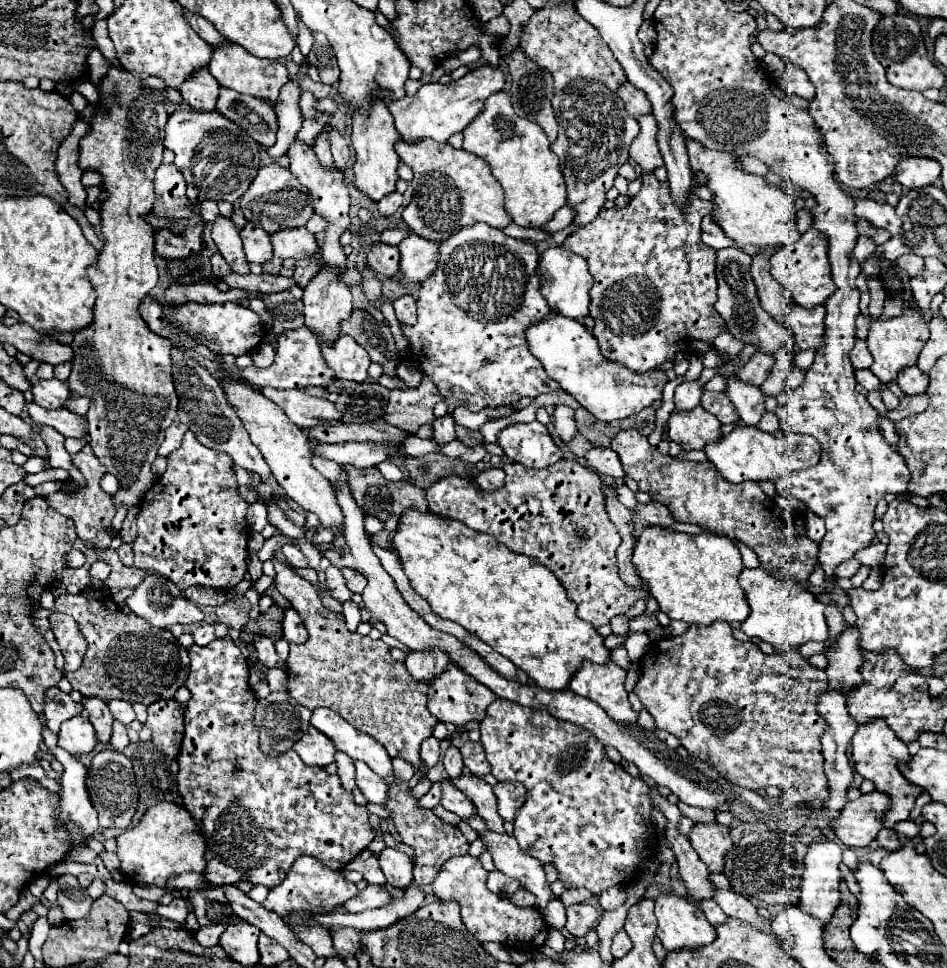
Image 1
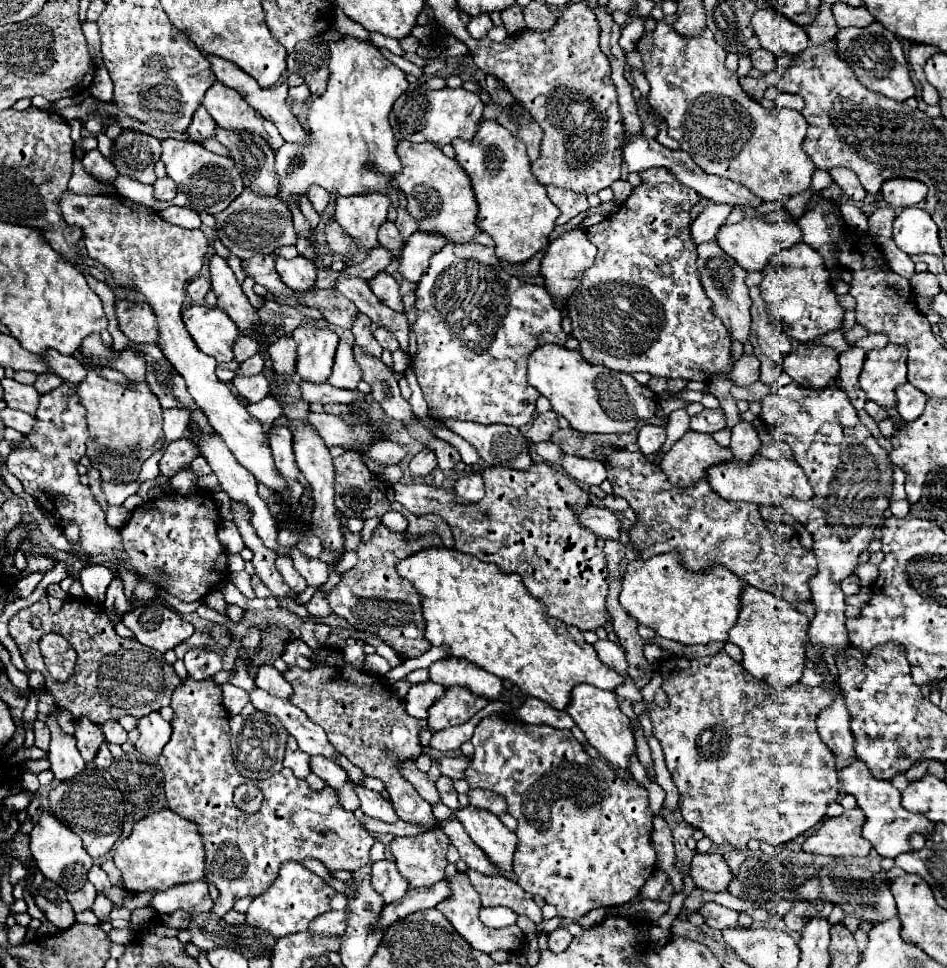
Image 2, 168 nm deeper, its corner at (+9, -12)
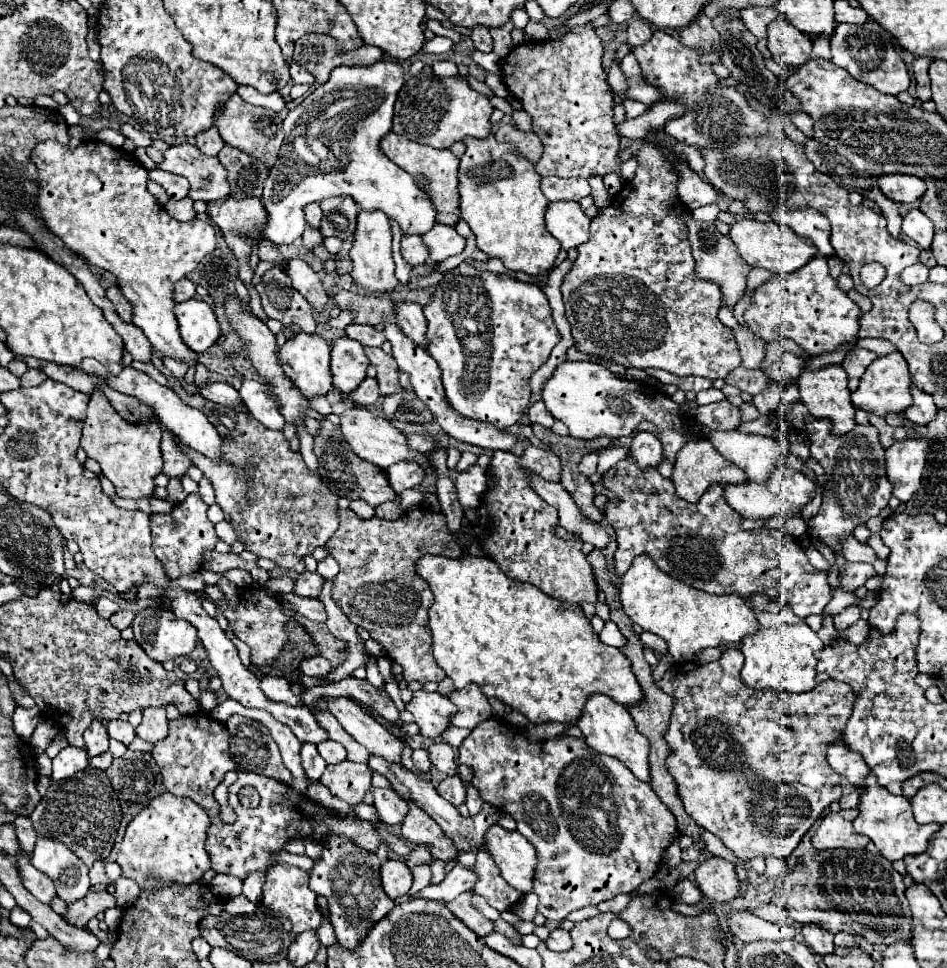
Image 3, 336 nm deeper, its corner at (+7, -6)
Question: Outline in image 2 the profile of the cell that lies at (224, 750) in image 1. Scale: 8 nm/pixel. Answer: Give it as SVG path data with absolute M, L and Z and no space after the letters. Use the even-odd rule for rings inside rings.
M188 676L186 680L180 682L180 686L172 694L172 704L174 708L174 718L172 718L172 738L164 746L158 764L166 782L166 800L168 808L176 812L182 818L188 818L196 822L200 828L200 836L206 848L206 882L216 884L220 890L220 898L214 902L214 912L218 916L224 916L228 910L232 910L234 902L238 898L250 896L256 898L266 888L276 880L276 872L280 870L282 862L288 860L306 860L306 858L316 858L320 860L328 870L350 870L354 872L356 868L362 868L370 862L370 848L374 844L374 838L362 828L360 820L350 810L344 810L338 802L338 794L332 788L324 788L320 792L312 790L306 780L300 780L294 776L290 768L280 770L276 776L268 780L256 782L256 786L264 792L264 802L262 808L256 814L244 812L234 806L234 790L250 782L242 774L238 774L232 758L232 746L230 746L230 716L228 710L222 704L222 686L214 682L214 678L206 680L194 680Z

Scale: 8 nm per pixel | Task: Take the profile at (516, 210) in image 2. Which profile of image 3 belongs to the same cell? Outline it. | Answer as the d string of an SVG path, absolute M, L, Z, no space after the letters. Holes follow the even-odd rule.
M494 136L478 140L466 138L466 152L458 168L460 214L476 236L478 248L488 258L500 258L512 272L540 276L554 266L560 242L546 230L544 212L548 198L540 190L540 176L534 164L514 154L510 146L496 142Z

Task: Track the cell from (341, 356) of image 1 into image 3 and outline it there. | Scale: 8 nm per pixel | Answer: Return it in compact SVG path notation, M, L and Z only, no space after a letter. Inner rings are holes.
M340 338L332 346L332 376L334 376L334 388L342 392L354 392L360 382L366 378L368 358L364 354L362 344Z

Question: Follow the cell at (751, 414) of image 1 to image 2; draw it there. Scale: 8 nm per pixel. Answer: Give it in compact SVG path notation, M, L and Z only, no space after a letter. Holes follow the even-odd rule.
M740 420L734 428L732 428L732 444L730 450L734 454L734 458L738 460L750 460L752 456L756 456L760 448L760 440L758 434L754 430L754 426L746 420Z

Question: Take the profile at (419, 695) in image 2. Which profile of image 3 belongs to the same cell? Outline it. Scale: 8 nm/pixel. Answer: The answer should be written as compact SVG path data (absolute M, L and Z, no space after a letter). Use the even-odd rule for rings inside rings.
M424 690L414 692L414 700L406 704L406 710L414 714L414 722L424 738L438 738L450 726L450 718L458 712L448 698Z

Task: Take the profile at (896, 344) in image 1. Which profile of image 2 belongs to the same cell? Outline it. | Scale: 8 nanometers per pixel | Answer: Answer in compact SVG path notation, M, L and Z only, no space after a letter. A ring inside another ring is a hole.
M892 342L866 354L860 374L860 388L866 392L868 400L874 400L878 406L896 404L894 388L906 382L906 360L908 348Z

